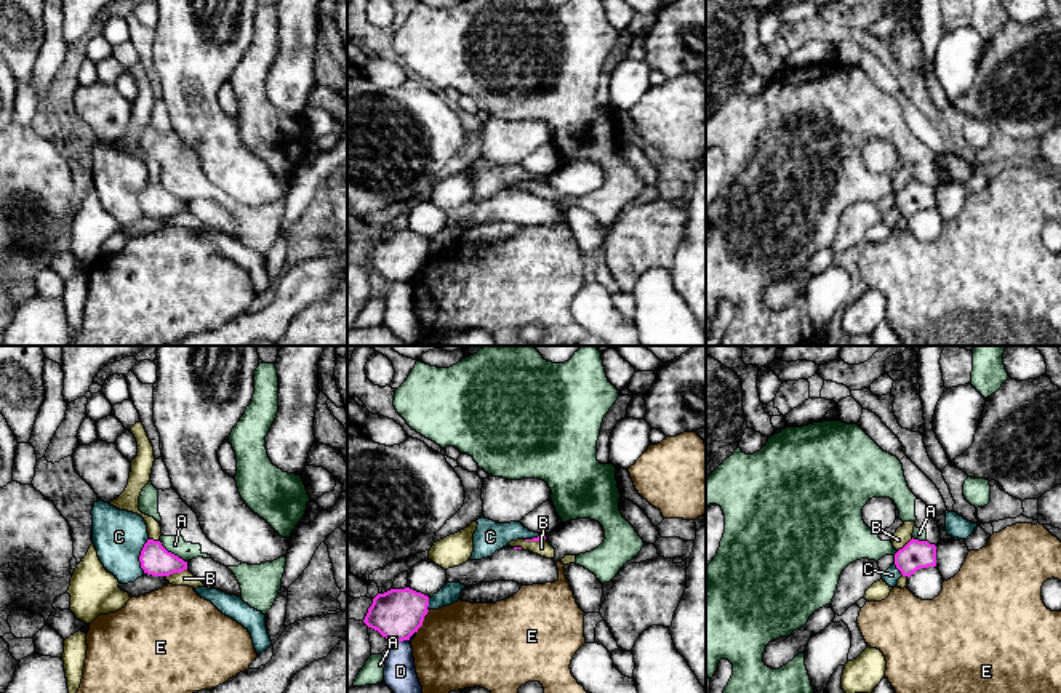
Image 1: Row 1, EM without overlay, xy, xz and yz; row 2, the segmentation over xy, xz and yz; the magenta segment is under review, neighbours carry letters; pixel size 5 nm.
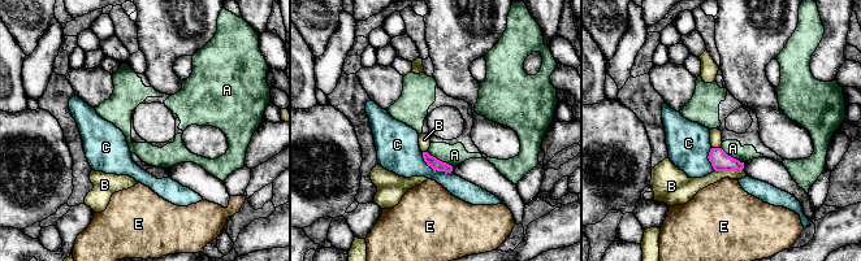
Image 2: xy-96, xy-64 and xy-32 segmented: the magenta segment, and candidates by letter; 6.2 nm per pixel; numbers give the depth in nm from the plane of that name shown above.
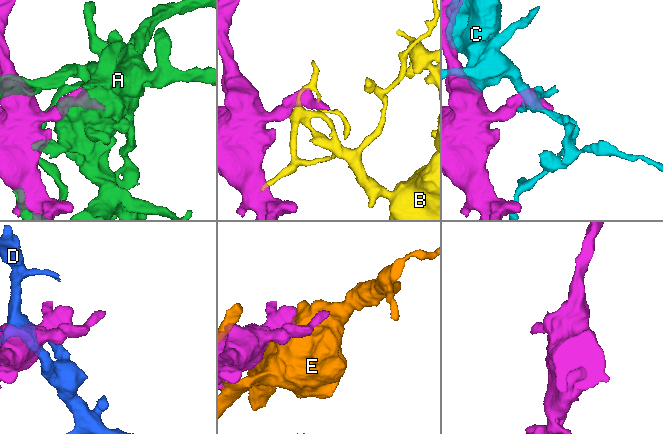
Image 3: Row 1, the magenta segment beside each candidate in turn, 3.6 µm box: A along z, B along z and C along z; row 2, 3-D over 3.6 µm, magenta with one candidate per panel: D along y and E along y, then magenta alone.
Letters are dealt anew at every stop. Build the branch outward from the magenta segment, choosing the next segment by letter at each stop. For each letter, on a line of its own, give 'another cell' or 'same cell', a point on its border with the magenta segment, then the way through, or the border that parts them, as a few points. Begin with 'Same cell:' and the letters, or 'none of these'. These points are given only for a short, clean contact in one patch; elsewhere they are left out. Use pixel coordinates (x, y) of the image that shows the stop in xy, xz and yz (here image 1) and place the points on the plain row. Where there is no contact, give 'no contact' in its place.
Same cell: none of these
A: another cell; meets magenta in xy at (173, 196)
B: another cell; meets magenta in xy at (175, 213)
C: another cell; meets magenta in xy at (140, 197)
D: another cell; meets magenta in xz at (399, 282)
E: another cell; meets magenta in xz at (423, 261)

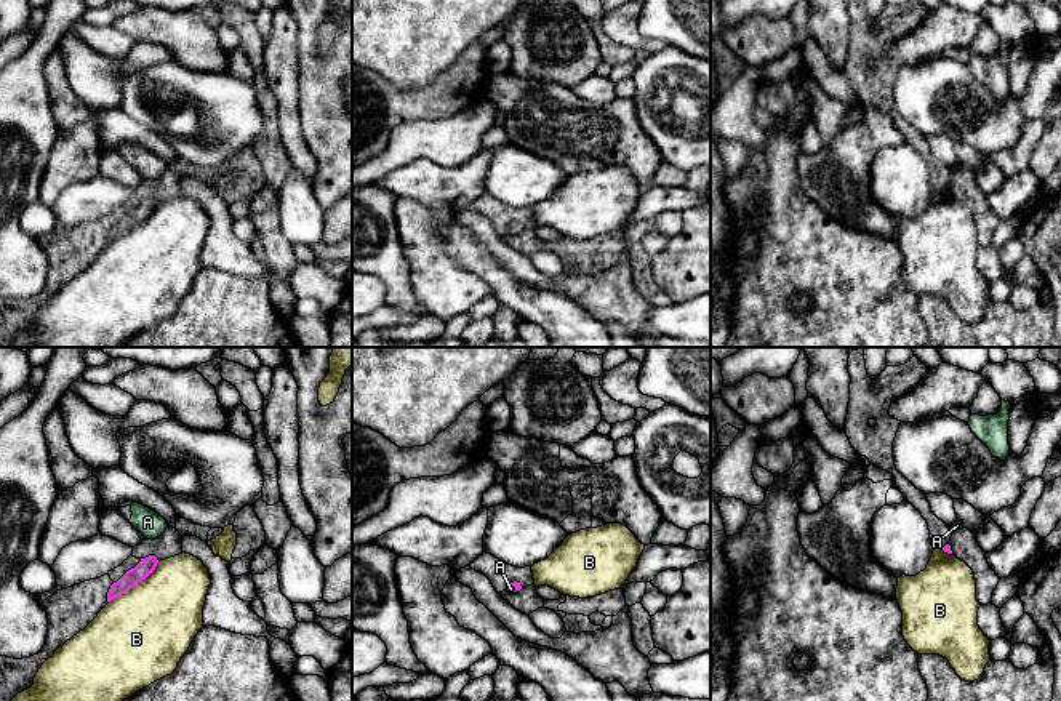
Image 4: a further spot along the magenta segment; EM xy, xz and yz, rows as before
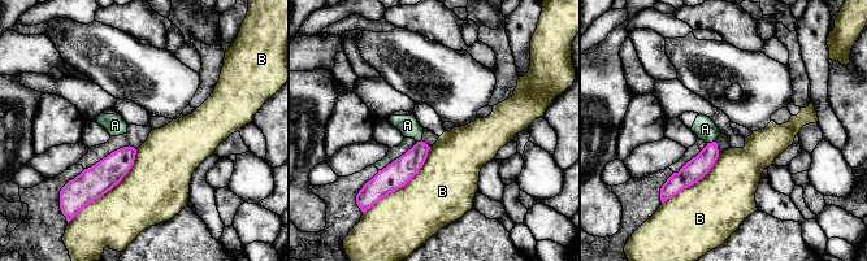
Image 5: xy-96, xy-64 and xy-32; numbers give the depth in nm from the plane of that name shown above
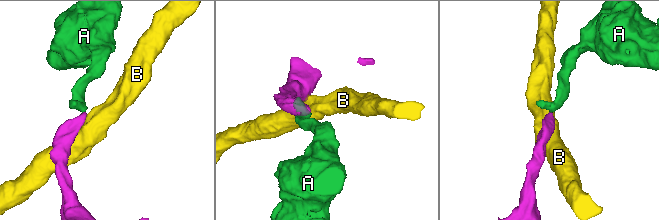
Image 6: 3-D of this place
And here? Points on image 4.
Same cell: A
A: same cell; meets magenta in xz at (514, 228); runs through xz (516, 226), (514, 228), (511, 231)
B: another cell; meets magenta in xy at (135, 226)

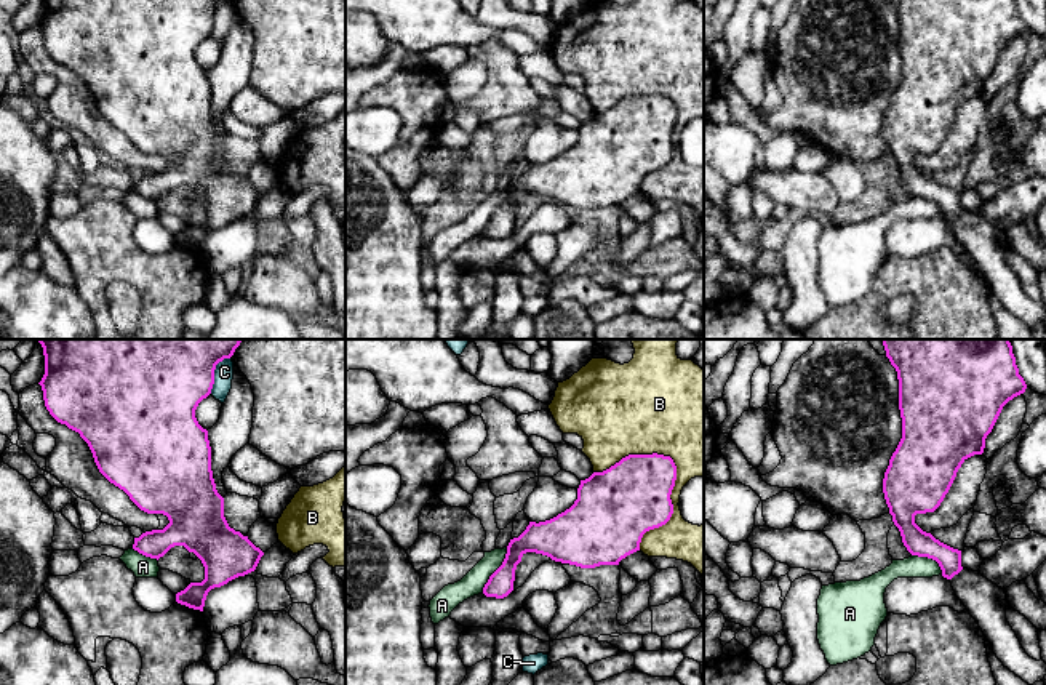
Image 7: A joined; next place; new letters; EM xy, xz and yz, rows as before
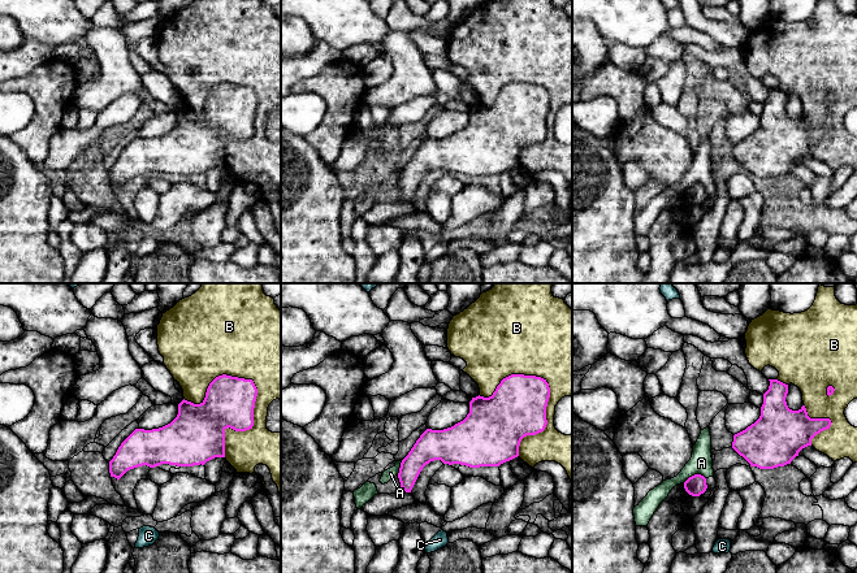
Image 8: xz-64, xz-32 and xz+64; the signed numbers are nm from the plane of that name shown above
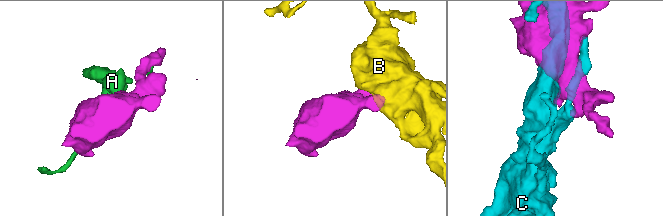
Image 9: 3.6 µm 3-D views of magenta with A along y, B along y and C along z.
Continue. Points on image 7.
Same cell: none of these
A: another cell; meets magenta in xz at (496, 212)
B: another cell; meets magenta in xz at (670, 143)
C: another cell; meets magenta in xy at (213, 16)

